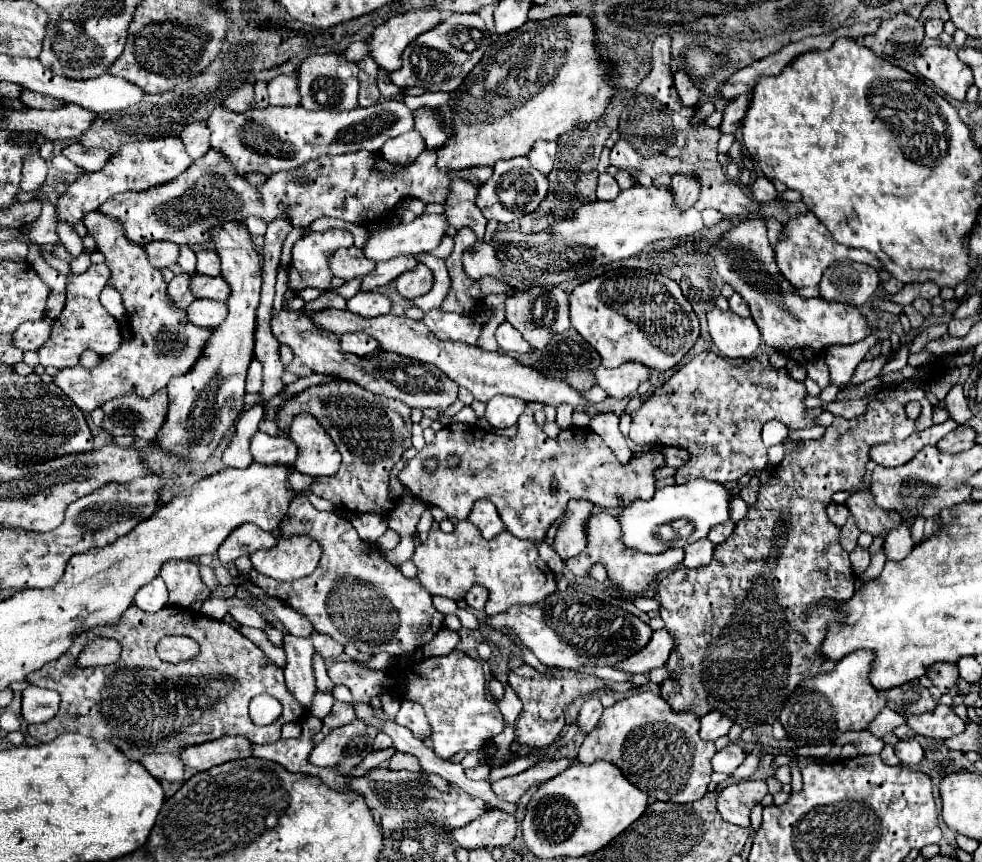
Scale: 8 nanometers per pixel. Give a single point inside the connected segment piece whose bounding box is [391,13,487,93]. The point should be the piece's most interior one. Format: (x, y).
(420, 68)

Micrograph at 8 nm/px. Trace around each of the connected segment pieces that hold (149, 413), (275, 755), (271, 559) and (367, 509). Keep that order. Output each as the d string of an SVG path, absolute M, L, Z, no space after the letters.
M161 389L147 399L139 395L117 397L101 407L105 413L103 431L113 437L133 435L137 439L153 441L165 421L167 403L167 389Z
M307 715L301 737L297 737L297 739L279 739L277 743L271 743L271 745L255 745L253 755L261 757L261 759L275 761L275 763L281 763L285 769L289 769L293 773L317 775L327 785L343 787L343 785L347 785L343 775L335 775L329 769L321 769L321 767L315 767L315 765L309 763L309 751L313 749L313 735L317 735L319 729L321 729L321 721L313 715Z
M309 535L277 537L277 547L251 555L253 567L273 579L293 581L311 575L317 569L321 545Z
M331 381L331 383L321 383L321 385L313 385L301 393L297 393L295 397L287 399L279 411L277 411L277 427L281 431L289 429L289 423L293 423L293 419L297 415L313 415L321 427L325 427L325 433L331 435L343 461L338 472L333 476L317 477L313 484L313 493L331 501L333 505L337 505L339 509L345 509L353 515L363 515L363 513L375 513L375 515L389 515L391 509L397 503L397 497L391 493L389 489L389 473L395 467L395 463L403 457L403 453L411 447L411 409L399 401L387 399L383 395L375 395L371 391L361 389L355 383L349 381Z

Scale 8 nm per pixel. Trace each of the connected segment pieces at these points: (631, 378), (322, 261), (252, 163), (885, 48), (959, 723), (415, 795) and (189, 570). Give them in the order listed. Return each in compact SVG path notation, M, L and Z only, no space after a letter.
M623 363L621 367L615 369L597 367L595 371L597 385L601 385L601 389L605 389L607 395L613 399L623 399L633 395L637 387L647 381L647 377L649 377L649 367L639 363Z
M327 229L299 239L292 249L289 265L289 289L299 293L305 287L327 289L331 285L331 271L327 257L339 247L351 247L353 235L345 229Z
M391 99L381 101L373 107L357 107L353 111L307 111L305 107L265 107L265 109L247 109L243 113L233 113L223 107L215 107L207 119L211 147L221 151L233 165L235 175L249 177L251 173L261 173L273 177L279 171L297 171L309 161L317 161L321 155L343 155L359 149L379 151L383 143L391 137L407 133L413 129L413 113L403 105L403 101Z
M897 13L883 19L877 33L865 35L863 45L881 57L903 57L913 55L925 37L923 23L913 19L909 13Z
M937 705L933 711L927 711L923 715L911 715L907 719L907 725L915 733L931 739L949 739L965 731L963 719L955 713L953 707L947 705Z
M371 769L373 771L373 777L367 775L367 793L361 793L365 795L367 801L373 801L373 811L379 819L379 825L385 833L393 833L393 831L399 831L399 829L411 829L417 825L419 817L423 819L429 819L437 825L437 829L453 829L453 827L463 827L465 823L471 823L473 819L477 819L481 813L487 813L487 805L483 799L477 799L465 791L461 791L457 785L451 785L449 793L441 793L437 791L435 787L431 787L425 779L425 775L421 773L409 773L409 771L389 771L389 769Z
M169 561L161 567L159 575L169 589L169 605L173 607L187 607L211 597L211 591L201 581L197 565L191 561Z

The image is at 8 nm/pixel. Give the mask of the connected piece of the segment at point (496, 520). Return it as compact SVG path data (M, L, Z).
M479 499L473 505L473 509L471 509L471 513L469 513L467 519L481 531L481 535L485 539L493 539L495 535L499 535L505 529L503 523L501 523L501 517L497 513L497 509L493 507L493 503L489 503L485 499Z

